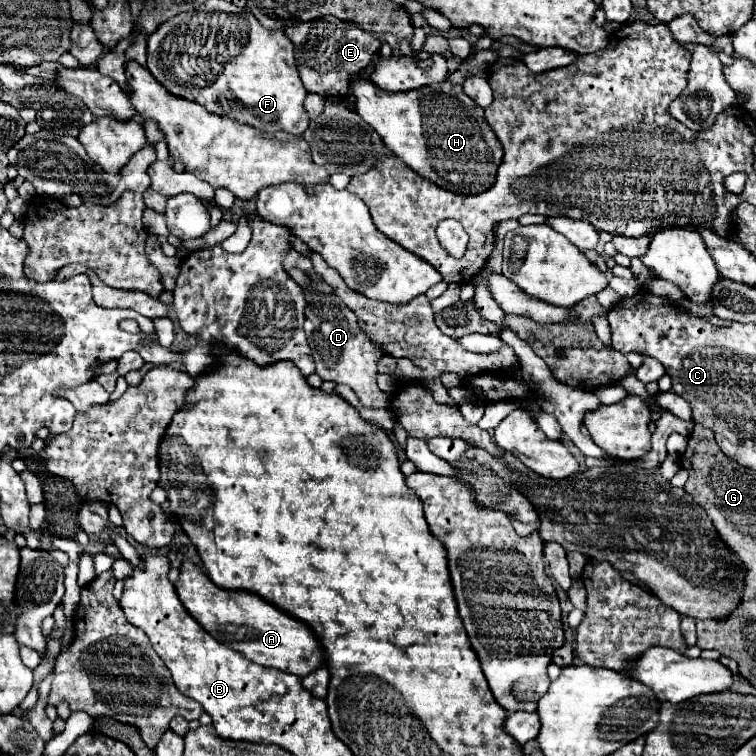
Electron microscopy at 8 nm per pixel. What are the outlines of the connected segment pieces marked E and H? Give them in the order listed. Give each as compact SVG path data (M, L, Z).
M336 17L316 19L312 23L296 23L284 33L294 43L294 55L306 91L318 93L326 99L342 99L348 93L350 79L368 69L374 61L374 55L378 55L382 47L378 35L362 31L354 23L346 23Z
M352 79L352 91L358 115L414 173L460 195L478 195L492 187L504 151L484 119L484 109L460 85L444 81L408 93L388 93L366 79Z

